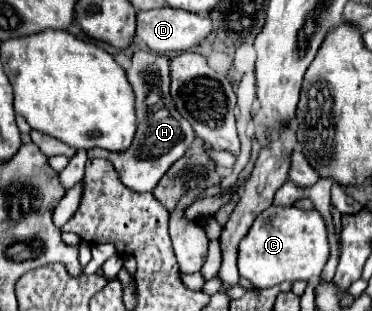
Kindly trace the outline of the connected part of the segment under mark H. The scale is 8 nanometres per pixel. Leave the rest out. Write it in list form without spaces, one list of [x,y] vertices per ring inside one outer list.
[[[138,50],[132,56],[132,66],[130,70],[126,70],[126,76],[136,94],[136,114],[138,114],[136,140],[132,142],[132,148],[128,148],[128,152],[122,152],[122,154],[114,154],[114,152],[102,154],[100,152],[100,156],[114,164],[124,186],[128,186],[134,192],[152,192],[154,186],[164,176],[164,172],[178,158],[184,156],[184,152],[194,140],[194,132],[188,120],[184,120],[172,104],[166,56]]]

